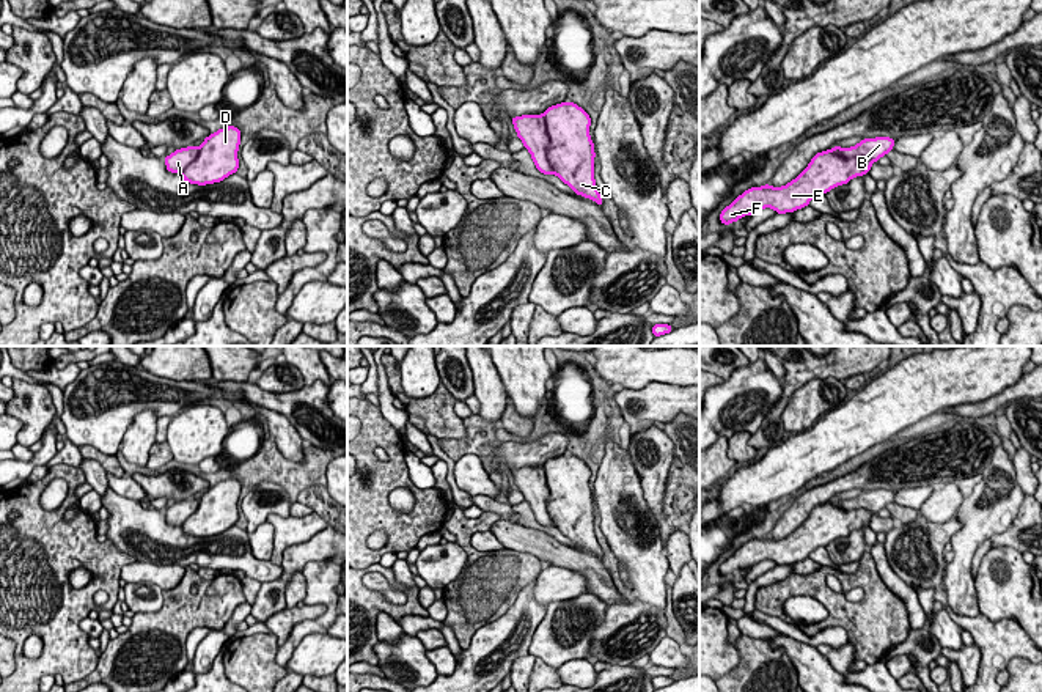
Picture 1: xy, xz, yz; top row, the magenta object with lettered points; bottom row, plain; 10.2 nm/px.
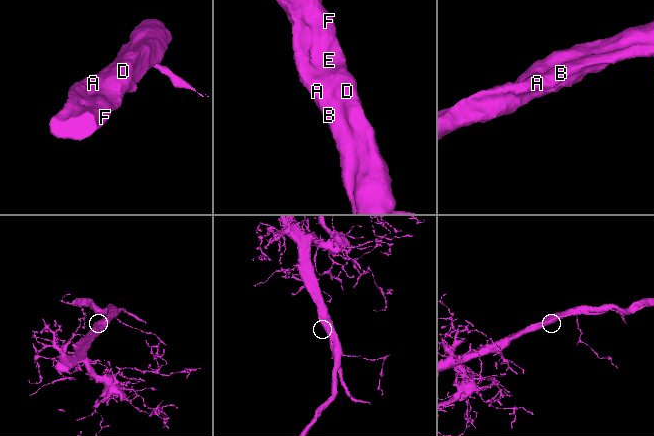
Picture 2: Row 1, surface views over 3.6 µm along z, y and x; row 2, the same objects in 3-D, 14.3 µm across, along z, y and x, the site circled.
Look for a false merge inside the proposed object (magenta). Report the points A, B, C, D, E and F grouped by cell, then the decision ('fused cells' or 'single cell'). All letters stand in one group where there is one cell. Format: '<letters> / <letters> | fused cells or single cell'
A B C D E F | single cell

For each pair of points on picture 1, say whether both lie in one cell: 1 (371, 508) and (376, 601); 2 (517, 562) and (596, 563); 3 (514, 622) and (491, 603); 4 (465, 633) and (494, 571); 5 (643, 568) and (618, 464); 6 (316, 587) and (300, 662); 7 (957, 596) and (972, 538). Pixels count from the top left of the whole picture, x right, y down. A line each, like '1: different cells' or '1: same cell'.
1: different cells
2: different cells
3: different cells
4: same cell
5: same cell
6: different cells
7: same cell

